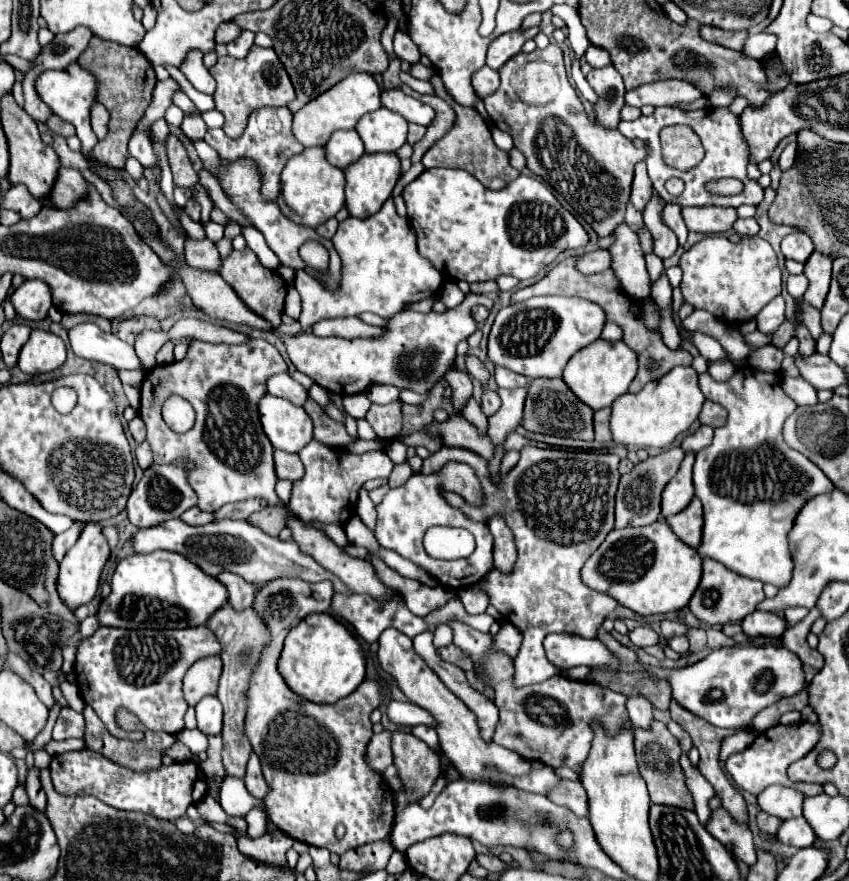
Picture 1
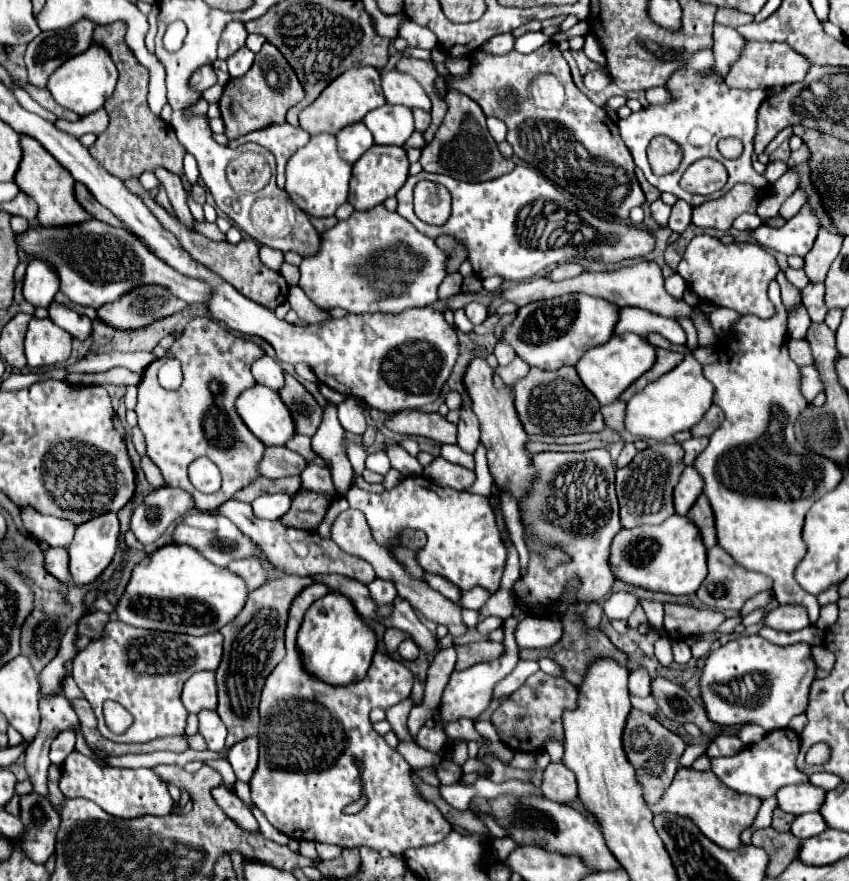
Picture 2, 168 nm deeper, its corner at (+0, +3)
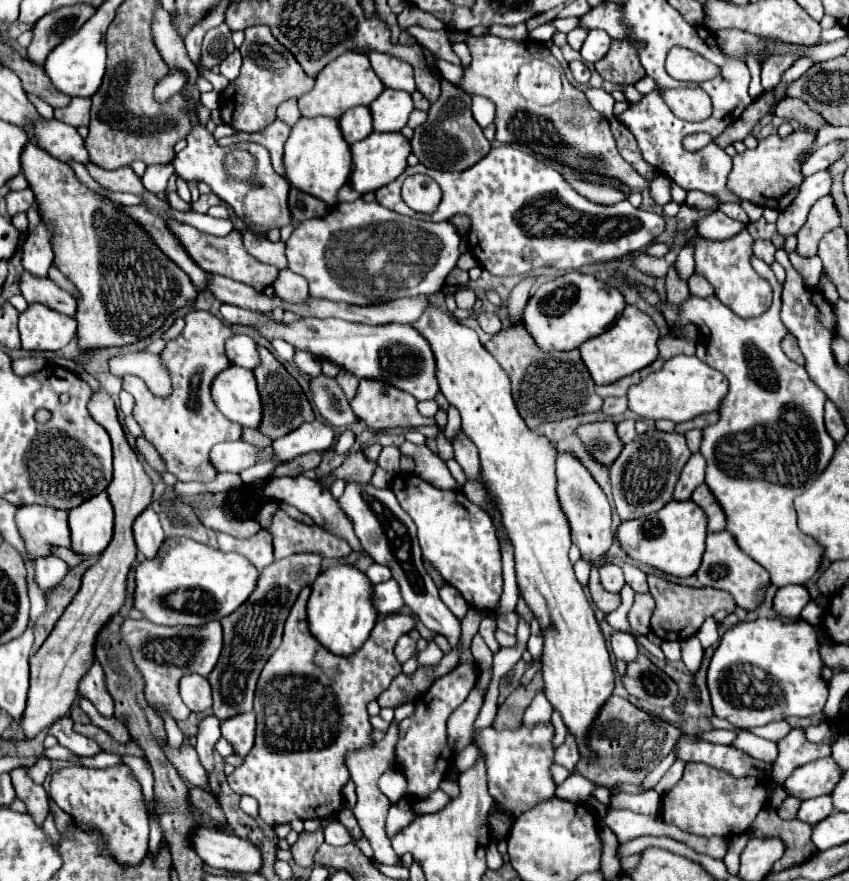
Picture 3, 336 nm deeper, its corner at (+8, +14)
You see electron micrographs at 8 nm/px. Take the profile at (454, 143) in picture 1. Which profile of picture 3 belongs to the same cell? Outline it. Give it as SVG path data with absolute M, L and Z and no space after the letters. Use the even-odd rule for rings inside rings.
M441 80L441 96L429 108L429 118L423 126L415 128L411 138L413 154L419 158L423 166L433 170L467 170L469 166L477 164L489 150L491 142L483 136L483 130L473 120L471 114L471 98L459 86Z

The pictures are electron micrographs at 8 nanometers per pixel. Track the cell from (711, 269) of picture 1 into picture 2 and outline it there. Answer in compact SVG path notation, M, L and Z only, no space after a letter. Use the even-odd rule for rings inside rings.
M697 235L685 249L685 255L677 267L677 273L685 279L687 287L697 293L701 301L717 307L727 307L743 315L771 317L775 313L773 303L767 297L769 281L777 277L777 259L757 243L733 243L723 245L717 237Z

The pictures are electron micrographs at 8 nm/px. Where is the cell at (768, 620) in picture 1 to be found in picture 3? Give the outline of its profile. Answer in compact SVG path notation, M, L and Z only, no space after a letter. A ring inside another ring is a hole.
M799 584L779 588L773 598L773 606L775 606L777 614L783 618L793 618L793 620L799 618L801 610L805 608L807 602L809 602L809 590Z

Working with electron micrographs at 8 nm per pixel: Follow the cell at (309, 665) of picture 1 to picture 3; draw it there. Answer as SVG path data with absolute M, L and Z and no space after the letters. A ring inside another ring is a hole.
M351 564L333 566L321 572L313 582L307 616L313 636L327 650L339 656L349 656L363 646L377 622L377 608L373 606L373 584L359 568Z

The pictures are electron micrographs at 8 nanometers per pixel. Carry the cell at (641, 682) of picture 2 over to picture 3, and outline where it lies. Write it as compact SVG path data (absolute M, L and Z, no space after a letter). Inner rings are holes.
M613 632L611 634L611 650L617 658L631 662L637 658L639 650L637 650L637 642L631 634L623 634L623 632Z

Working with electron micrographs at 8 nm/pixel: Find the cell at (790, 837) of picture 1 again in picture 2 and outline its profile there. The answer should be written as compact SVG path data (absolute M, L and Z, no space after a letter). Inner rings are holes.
M803 813L803 815L795 817L795 821L791 825L791 833L801 841L815 837L817 833L821 833L825 829L827 829L827 825L819 813Z

